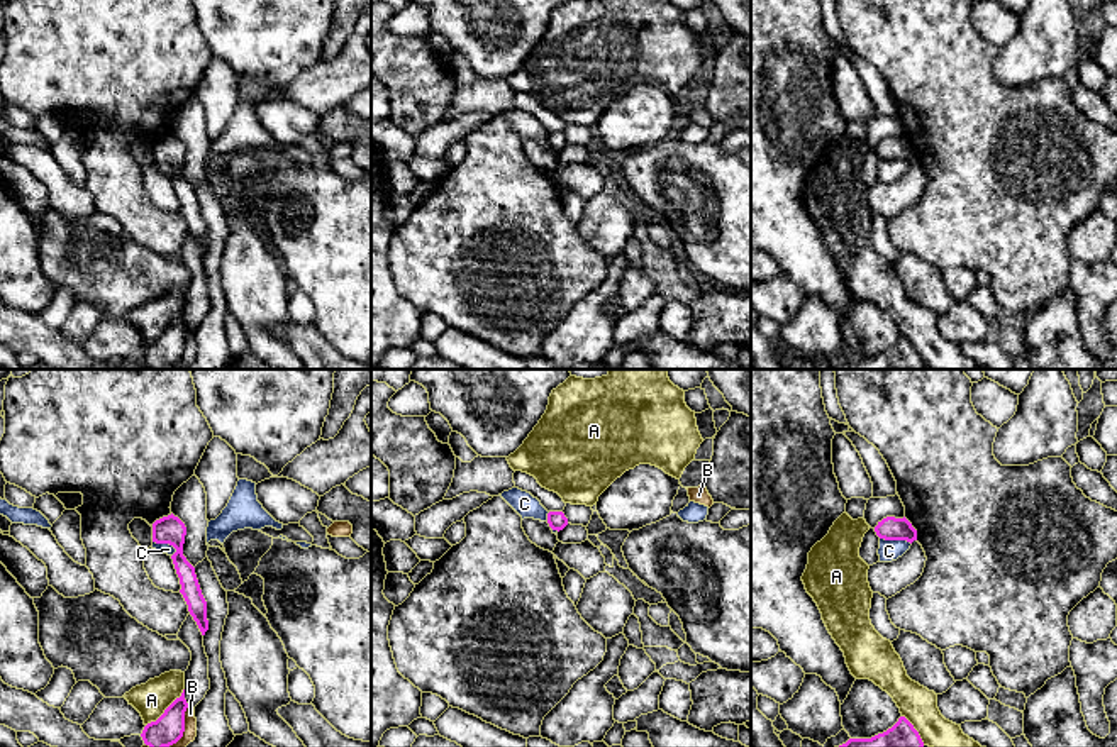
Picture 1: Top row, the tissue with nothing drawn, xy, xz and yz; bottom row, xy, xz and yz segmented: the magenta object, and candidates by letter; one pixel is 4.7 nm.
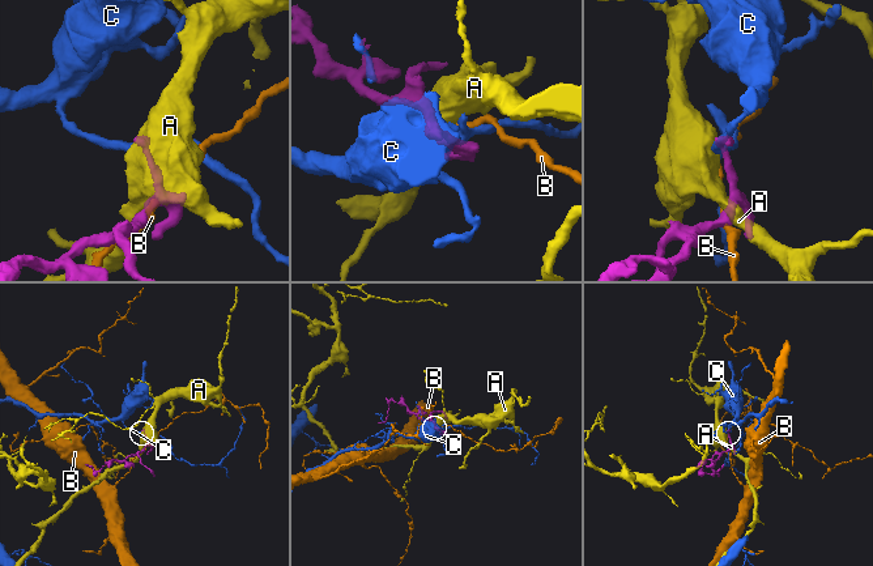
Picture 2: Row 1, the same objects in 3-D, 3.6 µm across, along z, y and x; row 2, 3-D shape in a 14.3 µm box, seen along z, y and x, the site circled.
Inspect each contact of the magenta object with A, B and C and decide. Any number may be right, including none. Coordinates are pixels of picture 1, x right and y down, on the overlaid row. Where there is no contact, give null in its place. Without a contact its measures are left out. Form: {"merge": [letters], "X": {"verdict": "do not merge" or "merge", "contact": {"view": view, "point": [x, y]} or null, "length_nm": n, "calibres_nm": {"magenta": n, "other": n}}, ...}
{"merge": [], "A": {"verdict": "do not merge", "contact": {"view": "xy", "point": [166, 708]}, "length_nm": 260, "calibres_nm": {"magenta": 150, "other": 160}}, "B": {"verdict": "do not merge", "contact": {"view": "xy", "point": [183, 729]}, "length_nm": 220, "calibres_nm": {"magenta": 150, "other": 60}}, "C": {"verdict": "do not merge", "contact": {"view": "yz", "point": [895, 539]}, "length_nm": 160, "calibres_nm": {"magenta": 110, "other": 100}}}

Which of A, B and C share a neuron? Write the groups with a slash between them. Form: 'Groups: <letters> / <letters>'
Groups: A / B / C

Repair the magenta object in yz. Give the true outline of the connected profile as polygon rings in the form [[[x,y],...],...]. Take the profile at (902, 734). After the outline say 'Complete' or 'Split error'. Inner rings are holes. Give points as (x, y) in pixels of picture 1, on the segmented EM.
[[[900,717],[886,732],[871,739],[849,739],[839,747],[924,747],[924,742],[914,725]]]. Complete

